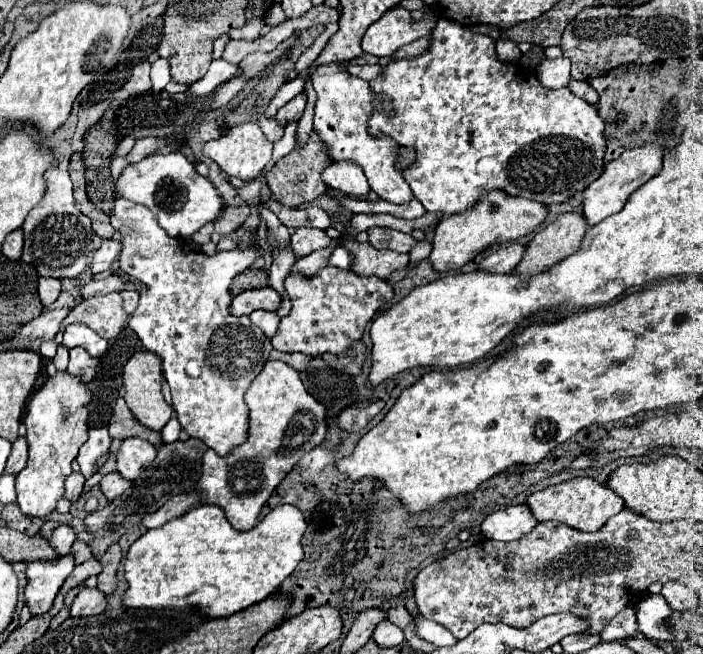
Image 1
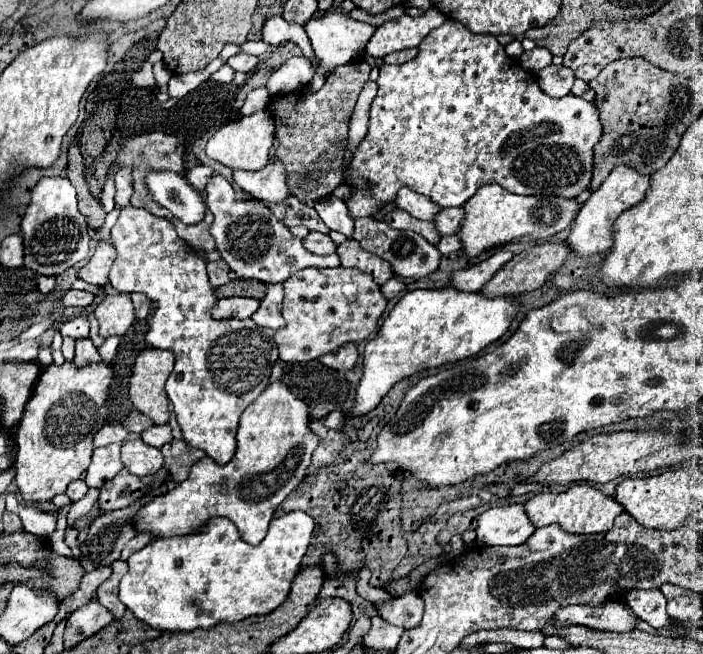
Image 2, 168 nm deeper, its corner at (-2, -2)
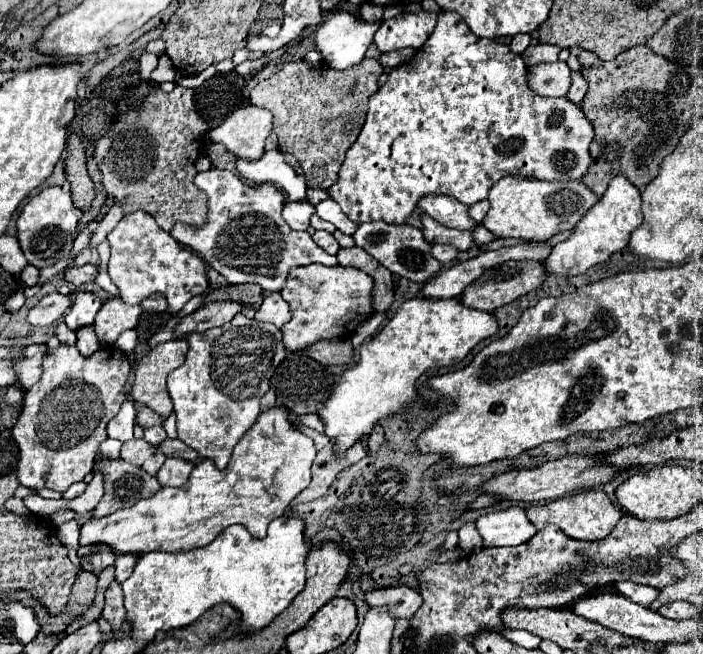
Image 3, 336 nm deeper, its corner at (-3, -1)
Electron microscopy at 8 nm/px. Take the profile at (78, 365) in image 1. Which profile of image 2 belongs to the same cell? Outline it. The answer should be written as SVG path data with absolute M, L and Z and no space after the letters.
M80 339L80 341L76 341L74 361L78 363L78 367L86 367L92 363L100 363L102 359L100 359L100 355L98 355L98 351L90 339Z

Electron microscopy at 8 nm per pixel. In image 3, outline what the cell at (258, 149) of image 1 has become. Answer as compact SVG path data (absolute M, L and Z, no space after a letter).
M259 106L237 108L221 126L209 132L213 142L223 142L231 154L245 160L261 158L265 140L271 134L273 114Z

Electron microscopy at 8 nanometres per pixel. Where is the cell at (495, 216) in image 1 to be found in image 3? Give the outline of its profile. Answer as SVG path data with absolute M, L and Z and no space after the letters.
M501 178L489 194L491 210L483 220L483 226L499 238L521 238L527 242L545 242L551 236L571 230L589 208L599 202L601 196L593 194L581 180L569 182L545 182L535 178Z

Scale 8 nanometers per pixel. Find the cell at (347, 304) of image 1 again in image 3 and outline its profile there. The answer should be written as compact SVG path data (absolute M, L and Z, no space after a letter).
M309 264L293 268L287 276L281 296L291 306L291 322L281 328L287 350L305 350L309 344L323 338L347 338L353 330L373 314L371 306L373 278L357 268Z

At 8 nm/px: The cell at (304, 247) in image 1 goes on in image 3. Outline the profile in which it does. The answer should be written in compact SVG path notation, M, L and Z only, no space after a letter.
M317 230L317 232L313 234L313 240L315 240L327 254L337 254L337 250L341 248L341 246L337 244L337 240L333 238L333 234L329 234L329 232L325 232L325 230Z

